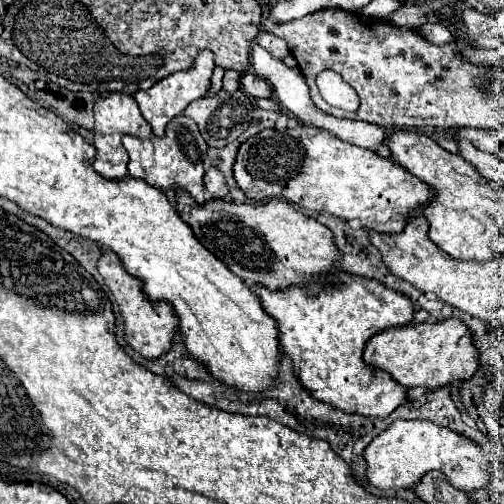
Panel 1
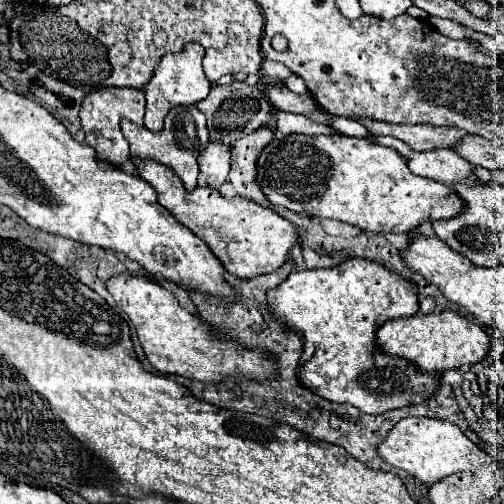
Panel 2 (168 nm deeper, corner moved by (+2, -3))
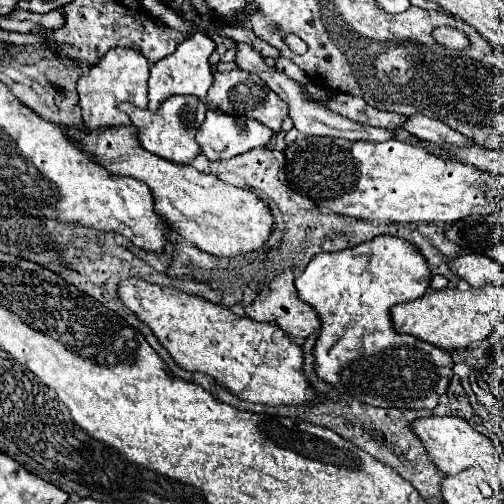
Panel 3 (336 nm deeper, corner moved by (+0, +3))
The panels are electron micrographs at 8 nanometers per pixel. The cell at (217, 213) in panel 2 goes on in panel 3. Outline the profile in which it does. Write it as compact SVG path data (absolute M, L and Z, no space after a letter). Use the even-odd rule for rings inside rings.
M133 126L107 128L105 132L83 132L83 140L77 140L85 152L91 152L99 164L109 172L121 176L133 176L143 180L153 190L155 212L163 216L177 234L193 242L199 250L219 258L247 256L265 246L275 230L275 218L269 206L257 198L251 190L237 188L221 182L211 174L201 174L193 166L179 166L163 160L145 148L137 140Z

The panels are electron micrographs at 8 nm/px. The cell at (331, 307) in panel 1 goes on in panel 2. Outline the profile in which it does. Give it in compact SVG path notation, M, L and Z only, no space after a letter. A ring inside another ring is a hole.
M349 258L333 268L313 268L291 272L289 278L277 288L269 290L269 308L285 326L303 336L303 356L299 378L317 396L333 402L349 402L361 412L383 414L395 408L421 404L431 398L439 388L439 372L421 372L410 361L383 354L377 350L375 334L391 318L413 316L419 310L415 284L387 270L383 264L365 258Z

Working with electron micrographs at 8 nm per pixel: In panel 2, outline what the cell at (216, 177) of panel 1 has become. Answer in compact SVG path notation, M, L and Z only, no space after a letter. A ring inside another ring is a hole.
M209 142L207 148L201 152L201 156L197 158L199 168L203 174L209 176L209 186L211 188L219 188L231 168L231 158L233 158L233 146L225 144L225 142Z

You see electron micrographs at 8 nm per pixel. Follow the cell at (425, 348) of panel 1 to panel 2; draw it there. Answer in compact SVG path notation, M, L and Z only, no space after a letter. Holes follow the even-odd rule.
M453 310L431 314L417 312L411 318L387 320L377 332L377 344L381 352L409 358L425 372L445 372L449 368L461 368L483 360L491 344L491 334L489 328L485 328L483 324L477 324L475 320Z

